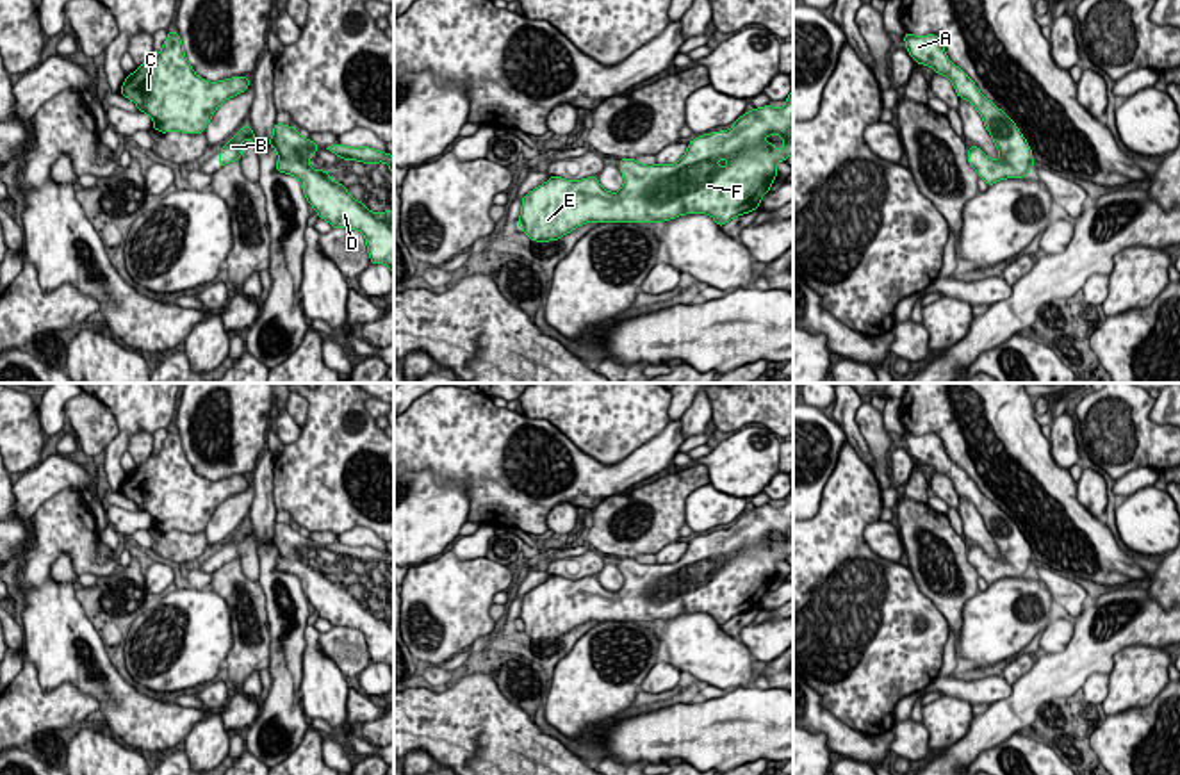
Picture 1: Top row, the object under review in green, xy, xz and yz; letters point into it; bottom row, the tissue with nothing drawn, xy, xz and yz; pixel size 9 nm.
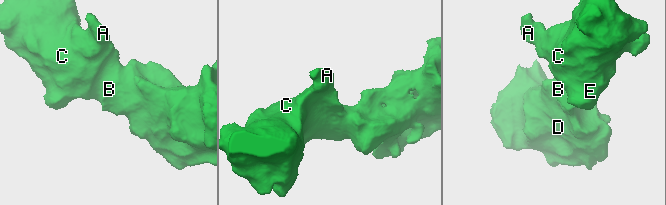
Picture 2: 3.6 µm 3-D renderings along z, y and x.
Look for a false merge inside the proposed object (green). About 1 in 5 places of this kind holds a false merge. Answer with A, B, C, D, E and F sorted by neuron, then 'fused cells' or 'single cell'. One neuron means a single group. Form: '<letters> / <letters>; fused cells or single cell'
A B C D E F; single cell

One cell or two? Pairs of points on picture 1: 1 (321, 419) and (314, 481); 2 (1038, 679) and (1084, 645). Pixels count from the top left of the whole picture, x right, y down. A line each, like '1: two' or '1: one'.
1: one
2: one

